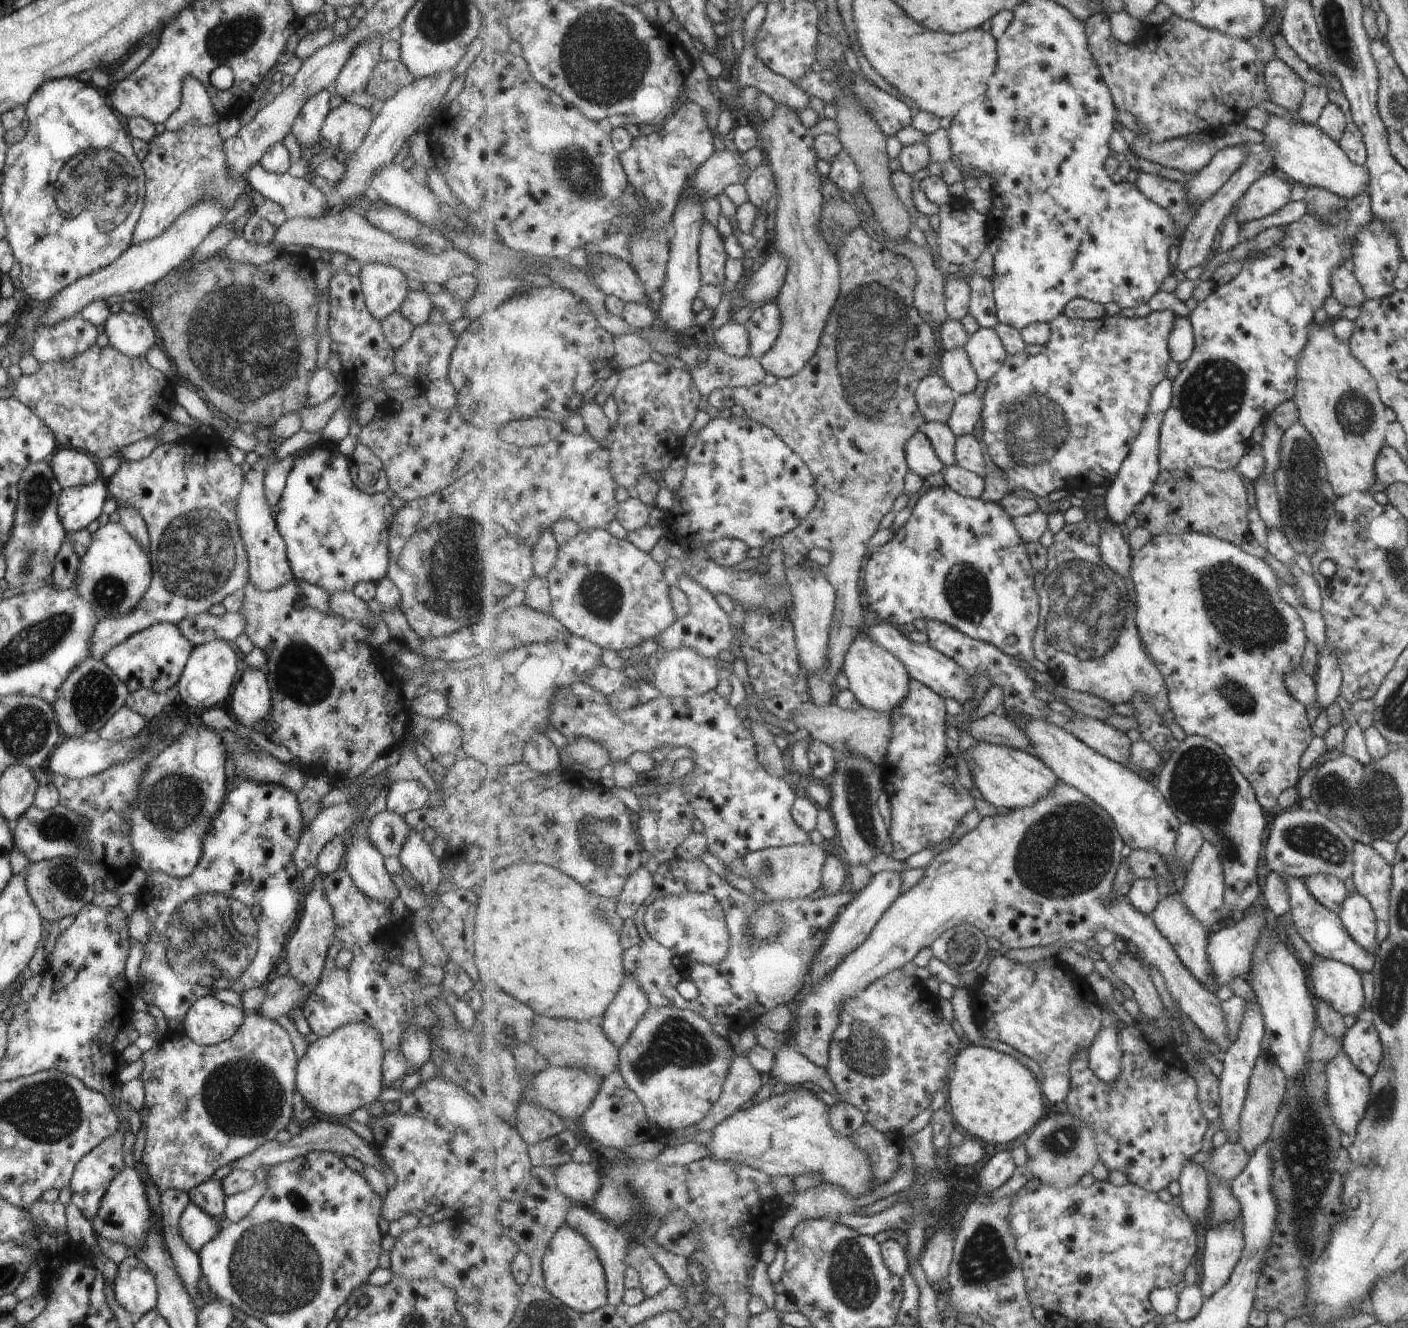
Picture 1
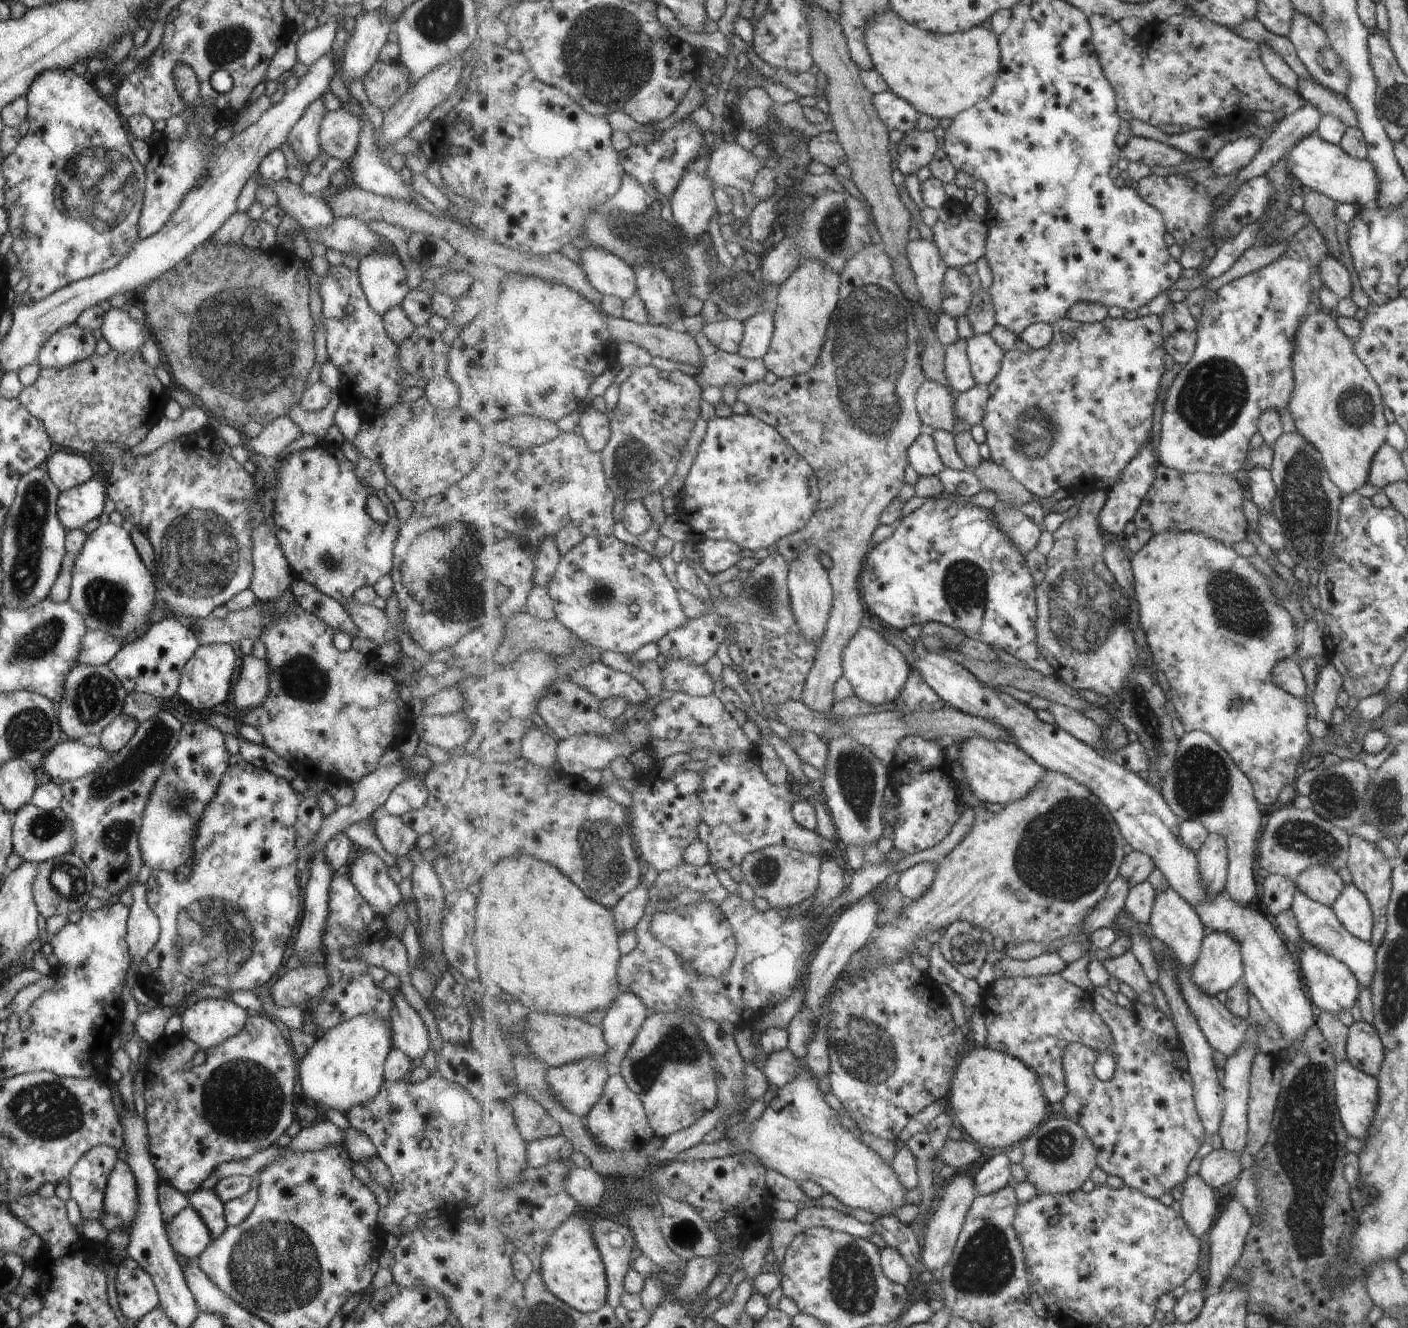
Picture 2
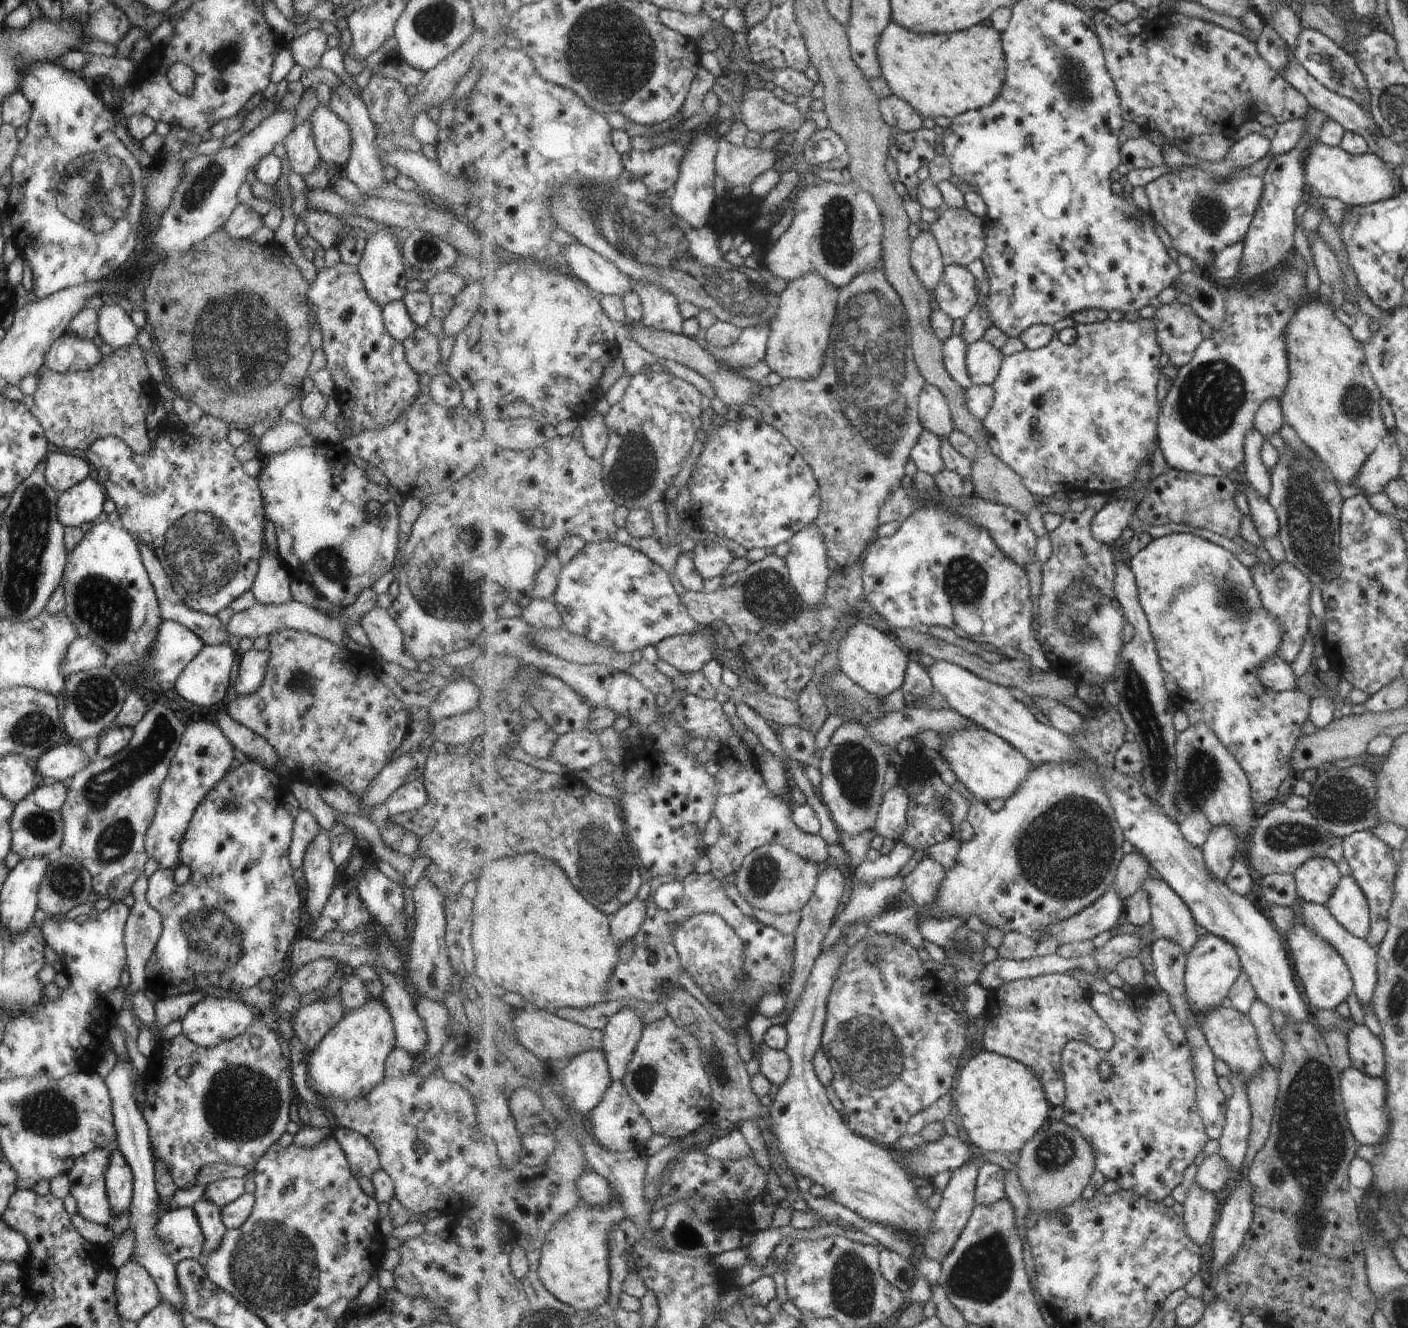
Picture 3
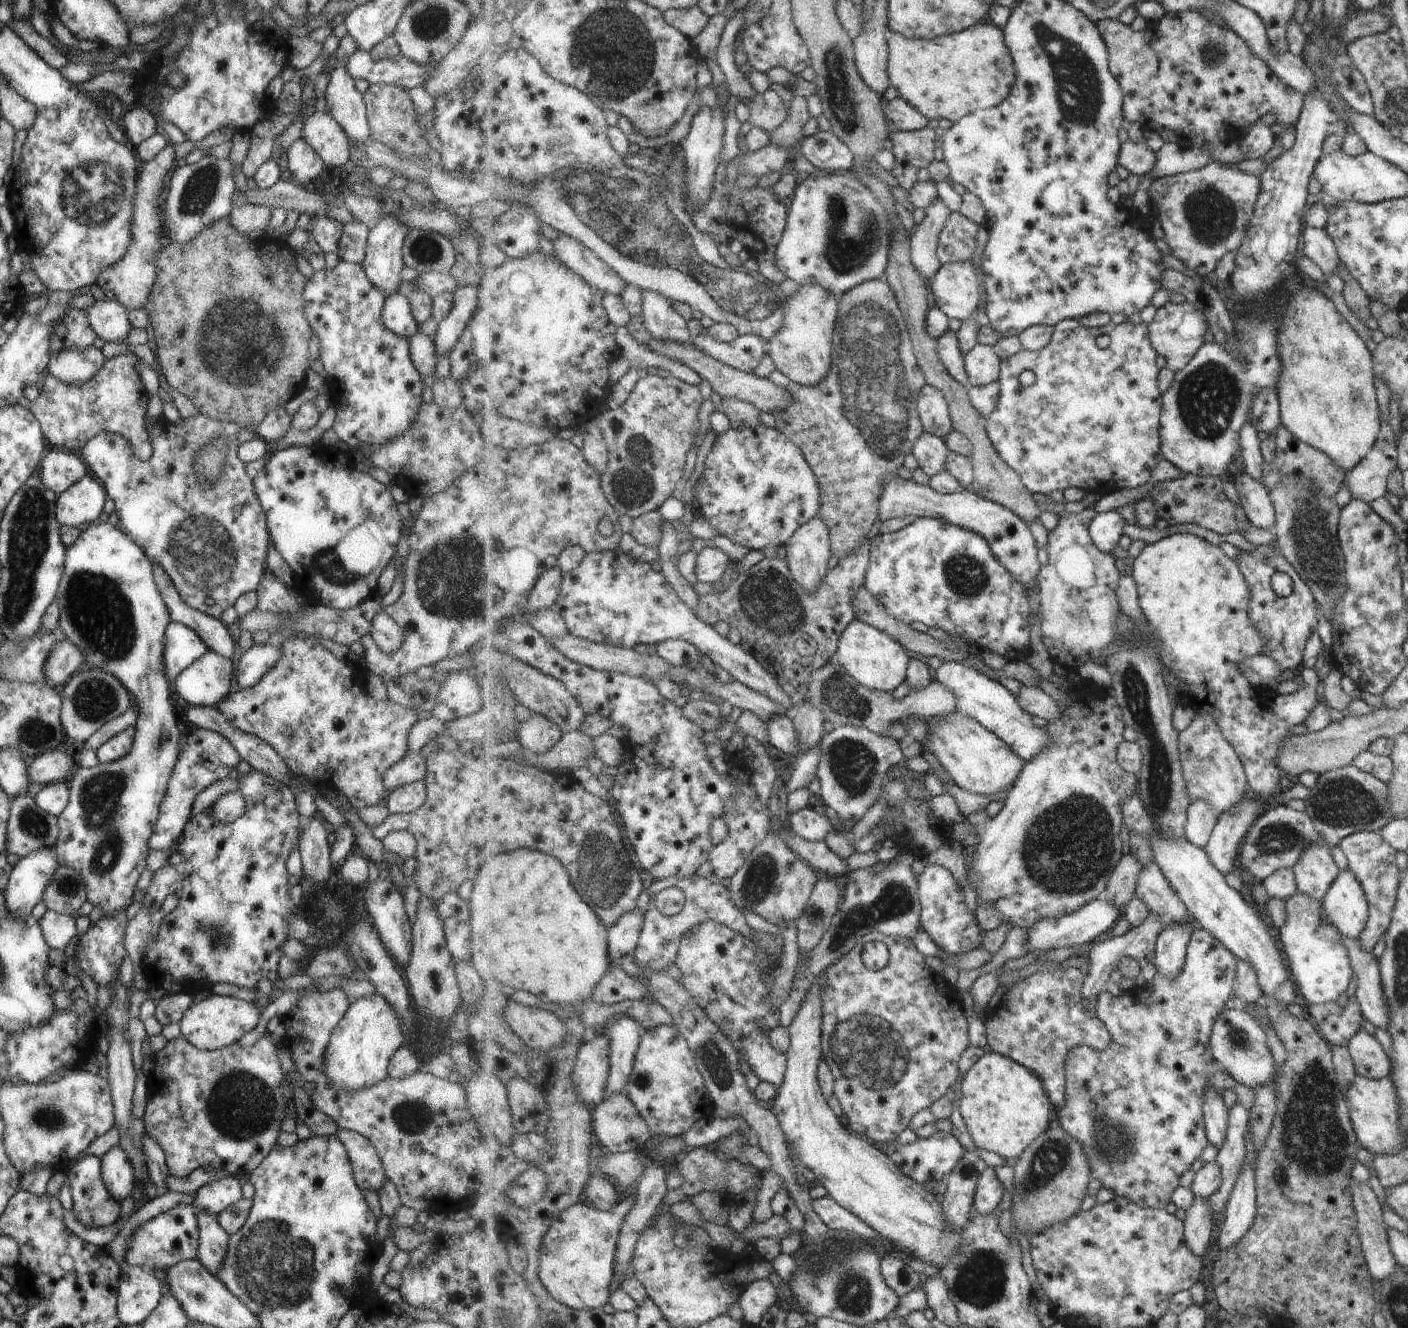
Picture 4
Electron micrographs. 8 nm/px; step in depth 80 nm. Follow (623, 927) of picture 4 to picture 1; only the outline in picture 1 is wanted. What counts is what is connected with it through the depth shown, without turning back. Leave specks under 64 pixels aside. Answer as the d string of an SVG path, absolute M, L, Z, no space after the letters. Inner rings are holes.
M645 865L630 876L624 891L616 898L618 913L624 922L629 919L634 920L634 916L641 908L646 908L646 900L655 890L654 877L655 875L649 874Z

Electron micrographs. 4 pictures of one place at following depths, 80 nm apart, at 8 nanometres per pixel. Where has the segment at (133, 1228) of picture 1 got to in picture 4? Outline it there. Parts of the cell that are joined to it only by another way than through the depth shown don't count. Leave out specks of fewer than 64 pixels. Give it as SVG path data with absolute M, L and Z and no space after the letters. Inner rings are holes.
M119 1145L109 1148L100 1159L101 1180L109 1194L119 1203L134 1187L134 1170L130 1160Z

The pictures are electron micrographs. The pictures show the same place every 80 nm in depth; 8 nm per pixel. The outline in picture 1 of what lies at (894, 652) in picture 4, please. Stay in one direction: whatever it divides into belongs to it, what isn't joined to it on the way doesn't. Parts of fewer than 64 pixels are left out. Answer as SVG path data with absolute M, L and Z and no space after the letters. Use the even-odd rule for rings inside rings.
M865 632L850 646L843 672L848 676L853 694L865 708L891 714L908 697L912 678L906 664Z

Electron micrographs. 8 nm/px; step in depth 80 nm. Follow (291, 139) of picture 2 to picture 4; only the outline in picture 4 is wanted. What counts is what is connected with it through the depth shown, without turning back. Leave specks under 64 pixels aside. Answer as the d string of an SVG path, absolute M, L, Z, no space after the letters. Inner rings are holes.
M301 137L290 145L285 156L290 178L300 187L307 186L310 182L315 184L325 168L324 162Z

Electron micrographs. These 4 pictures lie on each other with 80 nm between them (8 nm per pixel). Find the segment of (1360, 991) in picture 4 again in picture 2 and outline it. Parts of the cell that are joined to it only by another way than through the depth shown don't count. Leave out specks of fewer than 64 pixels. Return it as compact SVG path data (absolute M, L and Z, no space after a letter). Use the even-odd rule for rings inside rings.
M1295 888L1290 904L1290 911L1297 921L1297 928L1303 940L1312 944L1317 950L1340 960L1354 974L1358 989L1368 988L1374 973L1374 947L1351 936L1336 919L1333 911L1318 902L1309 900L1299 889Z

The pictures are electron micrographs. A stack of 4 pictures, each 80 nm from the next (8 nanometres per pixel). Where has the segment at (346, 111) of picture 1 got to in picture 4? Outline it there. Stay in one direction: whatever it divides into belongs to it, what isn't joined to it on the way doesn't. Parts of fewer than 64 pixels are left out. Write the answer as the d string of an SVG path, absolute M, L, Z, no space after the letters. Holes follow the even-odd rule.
M324 98L314 102L314 112L304 120L300 137L316 152L325 167L341 166L348 160L348 138L328 115Z

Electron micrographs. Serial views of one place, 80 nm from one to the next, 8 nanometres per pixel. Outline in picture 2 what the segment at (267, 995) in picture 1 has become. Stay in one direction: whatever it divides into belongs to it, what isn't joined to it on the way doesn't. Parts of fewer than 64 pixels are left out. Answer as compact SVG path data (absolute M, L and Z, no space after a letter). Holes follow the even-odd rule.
M324 960L299 965L289 969L279 978L270 982L269 992L274 1002L275 1010L280 1006L303 1006L309 998L313 998L327 984L327 973Z

